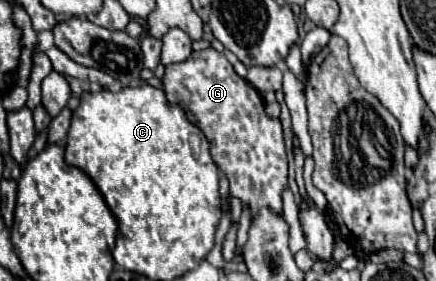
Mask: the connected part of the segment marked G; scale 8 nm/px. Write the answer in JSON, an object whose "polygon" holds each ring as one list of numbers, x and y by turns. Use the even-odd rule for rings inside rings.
{"polygon":[[214,48,192,52,186,62,166,66,162,90,168,102,180,106,186,118,208,138,214,162,230,180,230,196,248,204,252,214,264,206,282,210,282,188,288,184,288,164,280,120,266,116,262,96,234,72,226,56]]}

